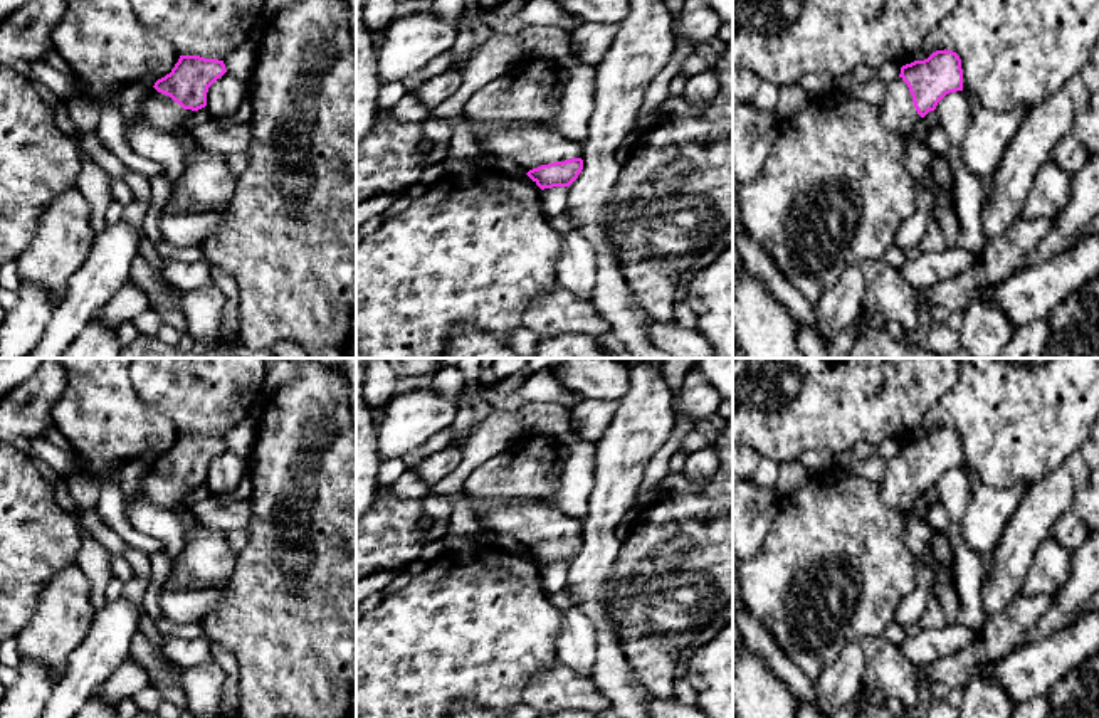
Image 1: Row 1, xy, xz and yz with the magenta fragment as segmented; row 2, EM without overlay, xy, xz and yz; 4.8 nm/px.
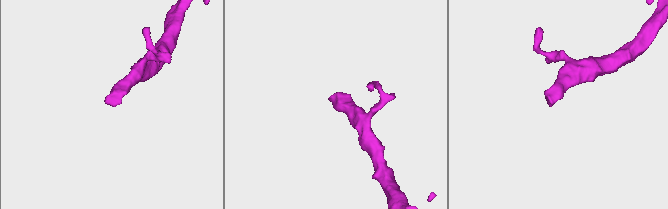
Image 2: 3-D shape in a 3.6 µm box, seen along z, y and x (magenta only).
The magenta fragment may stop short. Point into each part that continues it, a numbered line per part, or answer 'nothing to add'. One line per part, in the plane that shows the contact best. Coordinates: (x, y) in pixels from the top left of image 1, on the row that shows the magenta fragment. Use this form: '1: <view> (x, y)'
1: xz (528, 143)

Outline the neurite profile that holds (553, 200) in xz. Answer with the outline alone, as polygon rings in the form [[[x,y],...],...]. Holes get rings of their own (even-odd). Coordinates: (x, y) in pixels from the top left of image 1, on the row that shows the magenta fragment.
[[[553,187],[541,190],[541,207],[548,219],[566,212],[568,187]]]

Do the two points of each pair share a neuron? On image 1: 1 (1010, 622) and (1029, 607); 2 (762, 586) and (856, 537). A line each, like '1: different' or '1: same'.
1: same
2: same

